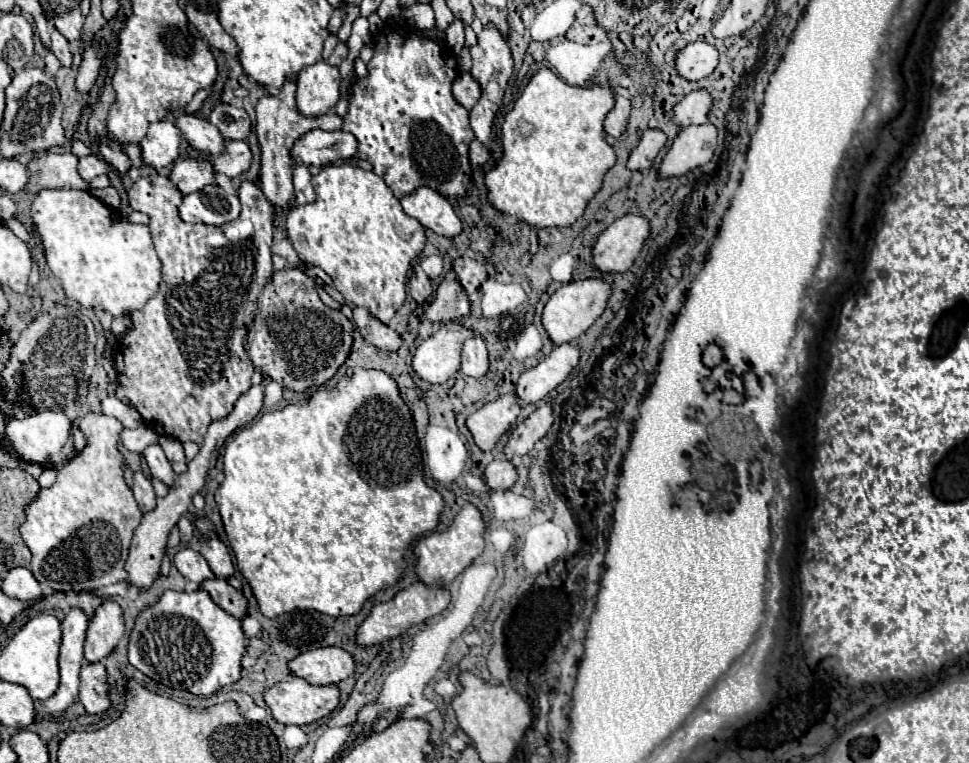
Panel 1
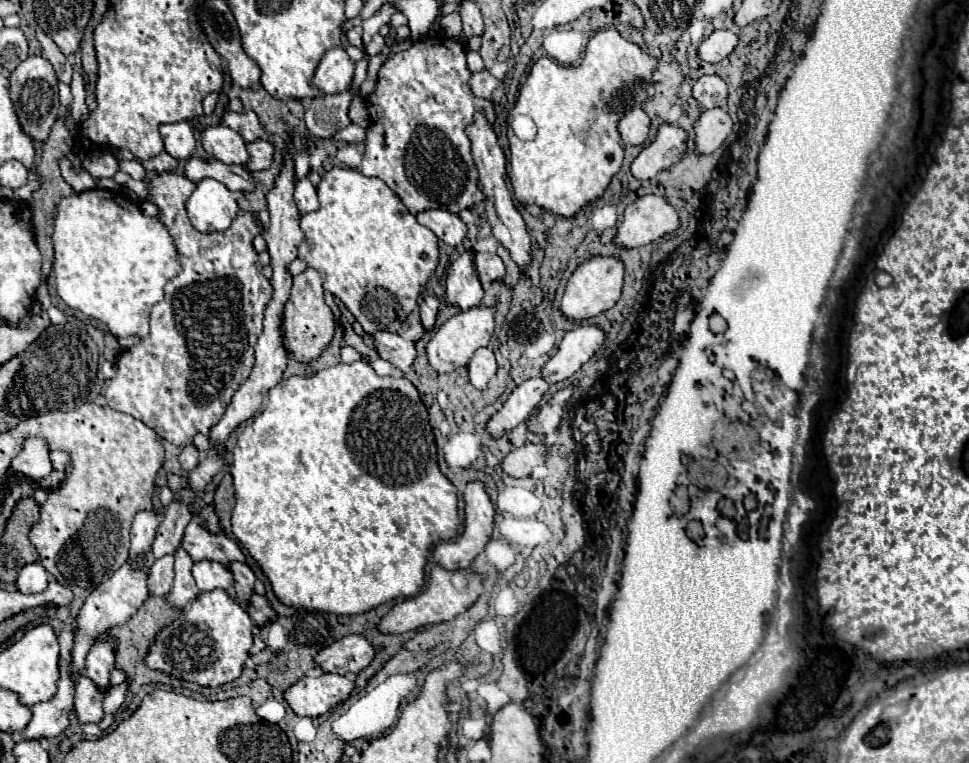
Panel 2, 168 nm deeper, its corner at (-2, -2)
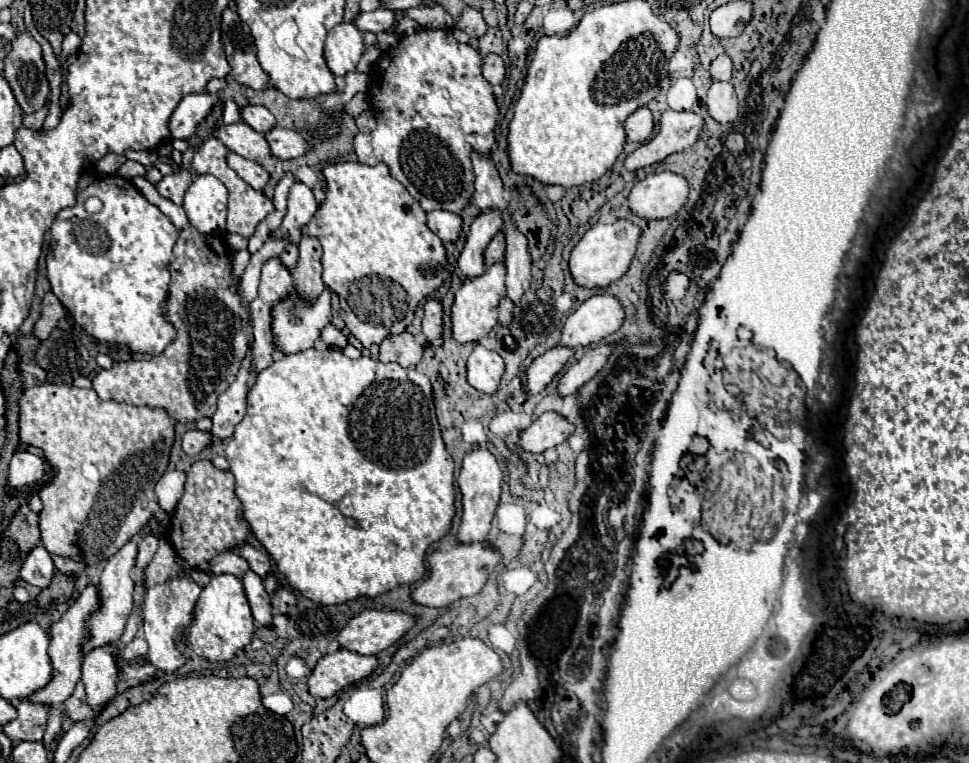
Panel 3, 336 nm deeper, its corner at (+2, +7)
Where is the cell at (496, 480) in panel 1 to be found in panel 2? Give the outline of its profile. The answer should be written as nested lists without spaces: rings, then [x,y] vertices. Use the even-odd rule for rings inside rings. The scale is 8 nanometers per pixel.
[[[523,445],[519,449],[513,449],[505,455],[501,469],[509,477],[527,477],[531,469],[545,461],[545,447],[543,445]]]

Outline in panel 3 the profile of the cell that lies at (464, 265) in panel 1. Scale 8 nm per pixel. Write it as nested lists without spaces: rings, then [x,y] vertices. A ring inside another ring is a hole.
[[[499,232],[495,234],[495,238],[489,242],[487,250],[485,250],[485,264],[491,266],[495,262],[501,262],[505,258],[505,234]]]

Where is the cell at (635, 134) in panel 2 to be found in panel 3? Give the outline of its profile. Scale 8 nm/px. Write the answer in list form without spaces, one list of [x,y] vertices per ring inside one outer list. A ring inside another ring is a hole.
[[[647,106],[635,110],[625,122],[625,132],[627,132],[627,140],[631,140],[635,144],[643,144],[653,132],[651,110]]]

